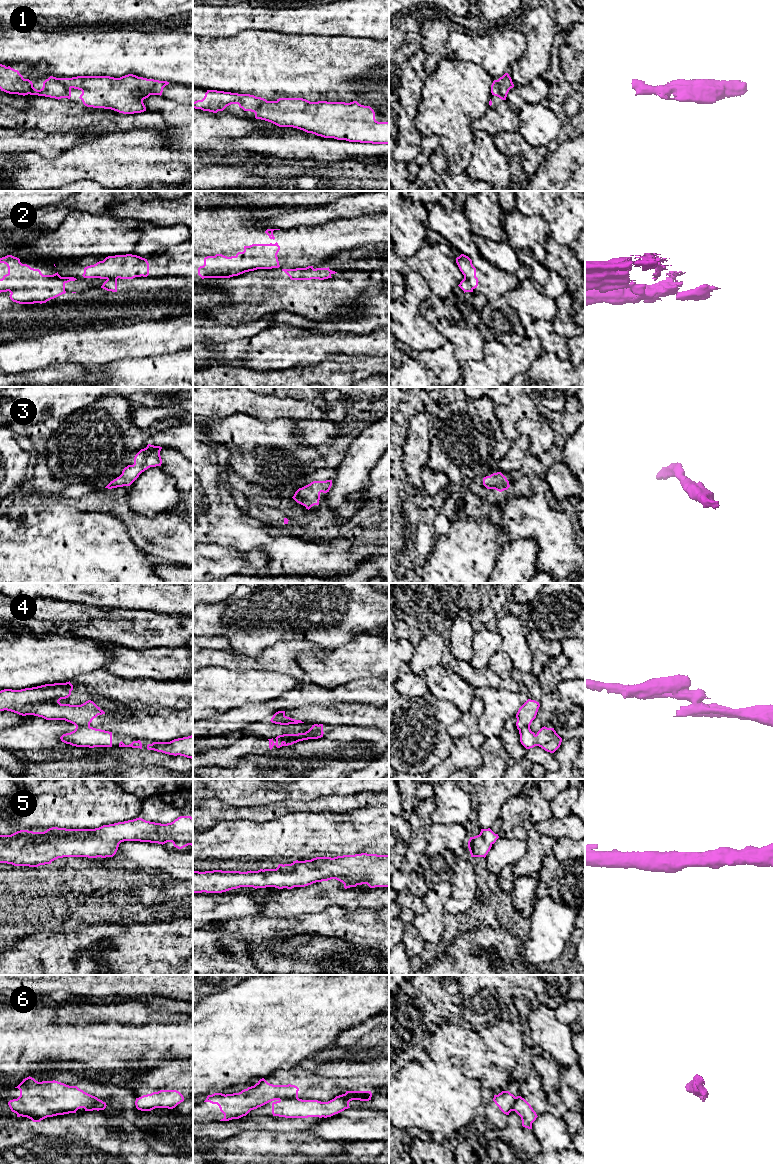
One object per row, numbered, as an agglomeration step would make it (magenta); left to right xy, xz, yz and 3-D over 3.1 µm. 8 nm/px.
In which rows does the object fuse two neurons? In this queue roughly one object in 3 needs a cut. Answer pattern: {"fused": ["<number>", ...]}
{"fused": ["2", "4", "6"]}

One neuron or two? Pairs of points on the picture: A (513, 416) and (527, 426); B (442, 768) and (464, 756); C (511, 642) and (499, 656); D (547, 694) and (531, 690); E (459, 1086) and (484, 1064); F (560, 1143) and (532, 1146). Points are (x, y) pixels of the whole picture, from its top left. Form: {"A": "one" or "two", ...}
{"A": "two", "B": "one", "C": "two", "D": "two", "E": "two", "F": "two"}

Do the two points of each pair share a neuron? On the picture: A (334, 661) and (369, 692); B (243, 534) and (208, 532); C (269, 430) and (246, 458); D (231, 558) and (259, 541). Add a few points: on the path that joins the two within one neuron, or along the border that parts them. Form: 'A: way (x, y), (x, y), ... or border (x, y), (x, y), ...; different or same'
A: border (378, 676), (355, 678), (333, 688); different
B: way (234, 534), (217, 533); same
C: way (262, 437), (252, 447), (252, 451); same
D: border (219, 545), (240, 551), (263, 550), (265, 552); different

